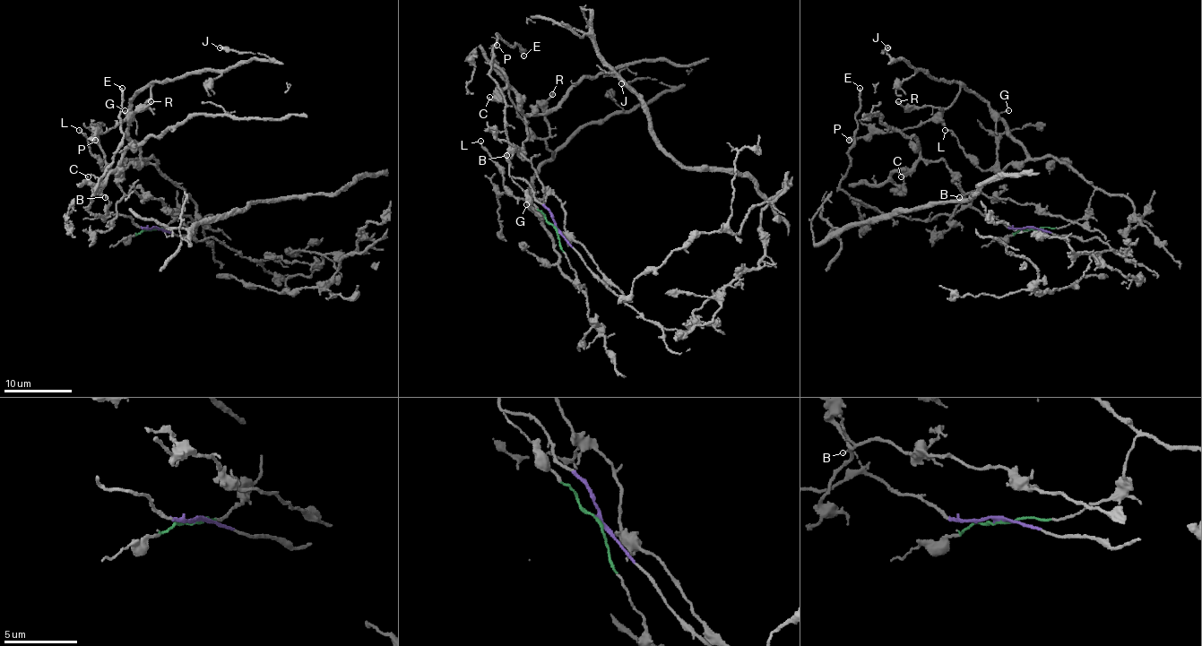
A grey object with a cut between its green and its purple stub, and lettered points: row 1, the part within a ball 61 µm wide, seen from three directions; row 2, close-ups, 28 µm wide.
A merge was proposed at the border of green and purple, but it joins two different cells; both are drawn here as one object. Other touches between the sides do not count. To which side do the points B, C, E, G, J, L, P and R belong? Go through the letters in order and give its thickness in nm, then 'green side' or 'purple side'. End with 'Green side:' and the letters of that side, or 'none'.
B: calibre 90 nm; purple side
C: calibre 130 nm; purple side
E: calibre 240 nm; purple side
G: calibre 120 nm; green side
J: calibre 380 nm; green side
L: calibre 140 nm; green side
P: calibre 440 nm; green side
R: calibre 170 nm; green side
Green side: G, J, L, P, R

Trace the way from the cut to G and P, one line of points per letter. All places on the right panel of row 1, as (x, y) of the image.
G: (1033, 230), (1061, 228), (1080, 219), (1093, 187), (1051, 157), (1033, 159), (998, 115), (1009, 109)
P: (1033, 230), (1080, 219), (1093, 187), (1051, 157), (1033, 159), (965, 86), (916, 126), (848, 140)

